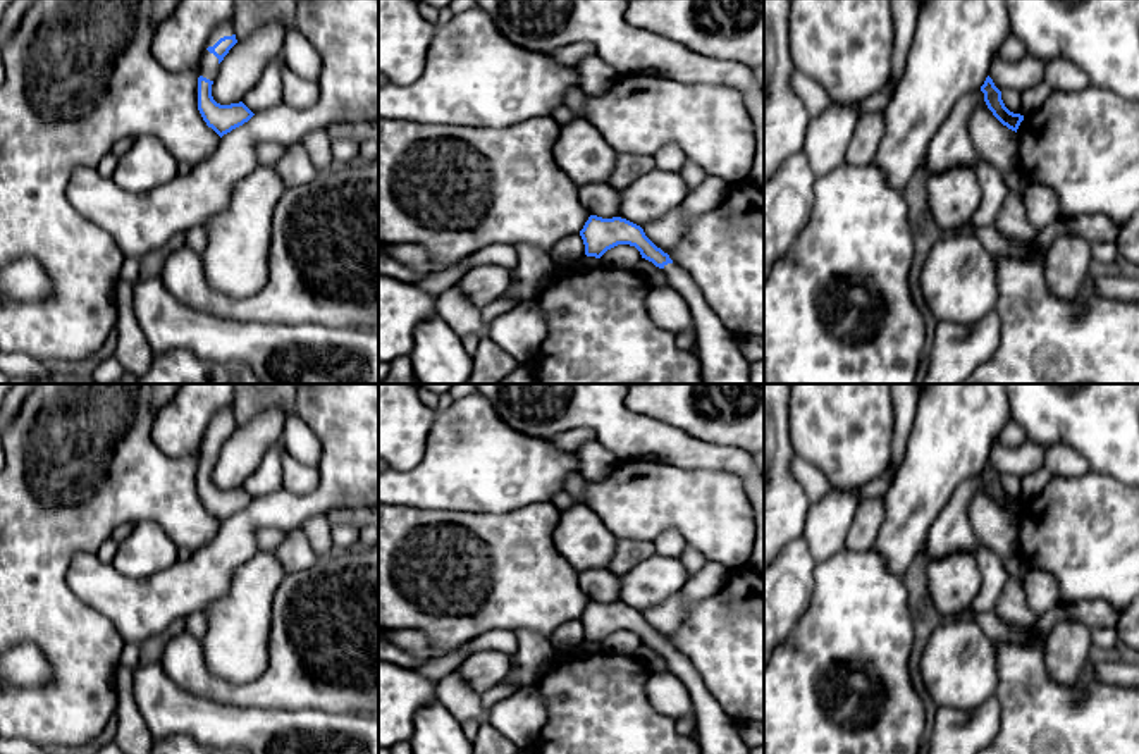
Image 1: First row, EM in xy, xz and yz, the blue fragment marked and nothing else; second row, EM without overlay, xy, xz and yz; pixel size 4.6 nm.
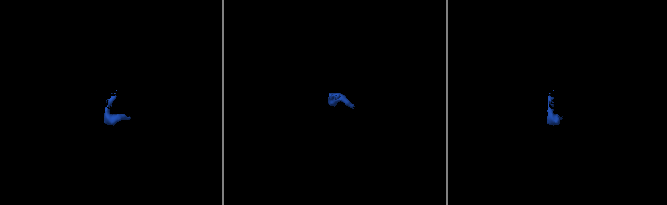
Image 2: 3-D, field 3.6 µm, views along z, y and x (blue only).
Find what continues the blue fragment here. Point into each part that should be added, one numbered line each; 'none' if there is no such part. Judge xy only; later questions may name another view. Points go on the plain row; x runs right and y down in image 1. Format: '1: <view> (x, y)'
1: xy (226, 415)

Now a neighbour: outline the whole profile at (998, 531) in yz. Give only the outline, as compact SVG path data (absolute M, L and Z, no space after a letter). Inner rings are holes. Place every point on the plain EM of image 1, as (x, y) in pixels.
M982 477L969 504L969 520L982 546L1001 558L1020 558L1017 518L993 501Z

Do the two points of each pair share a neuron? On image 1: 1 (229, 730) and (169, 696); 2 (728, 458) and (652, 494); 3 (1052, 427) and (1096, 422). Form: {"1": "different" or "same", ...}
{"1": "same", "2": "different", "3": "same"}

